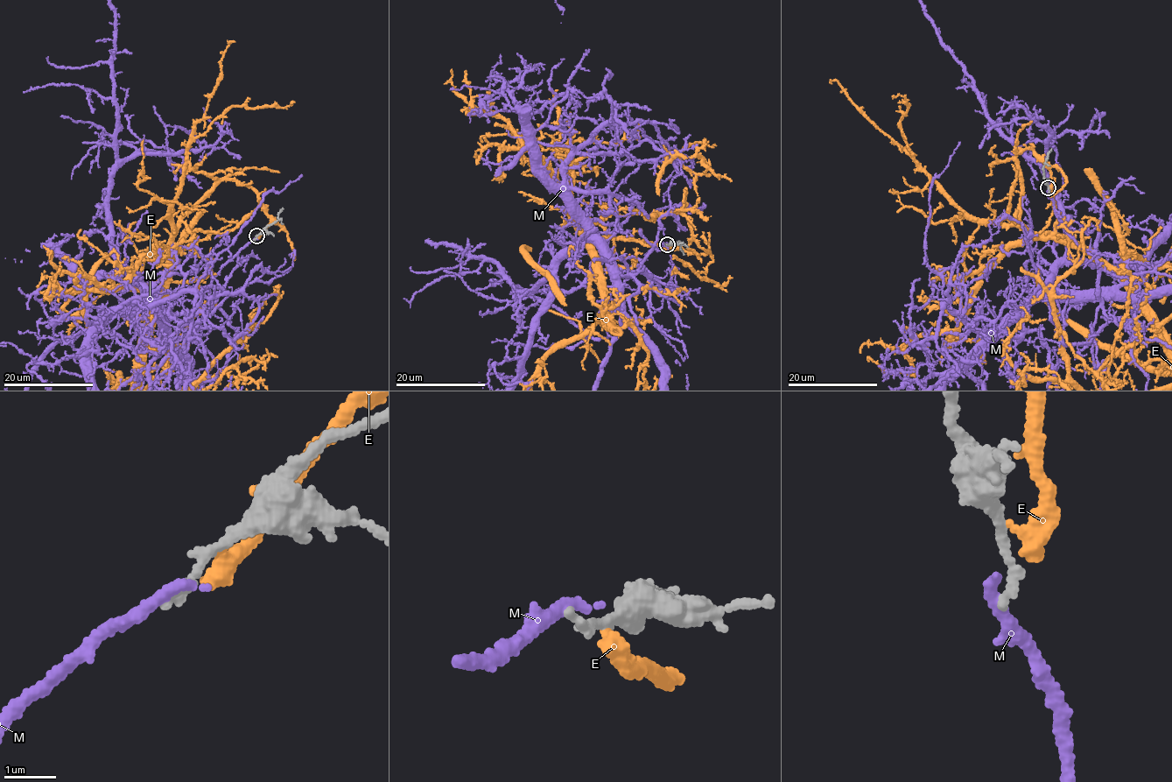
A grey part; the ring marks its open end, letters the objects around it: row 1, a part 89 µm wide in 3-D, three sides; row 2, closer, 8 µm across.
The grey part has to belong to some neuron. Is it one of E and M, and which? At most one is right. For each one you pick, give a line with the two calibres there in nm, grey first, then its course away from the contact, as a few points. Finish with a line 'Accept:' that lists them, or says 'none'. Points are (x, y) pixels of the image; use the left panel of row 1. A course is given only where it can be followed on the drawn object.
Accept: none

